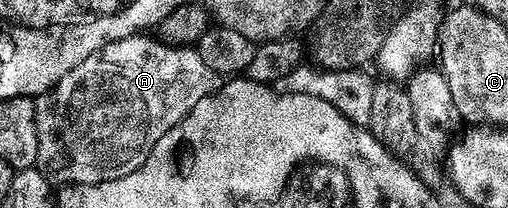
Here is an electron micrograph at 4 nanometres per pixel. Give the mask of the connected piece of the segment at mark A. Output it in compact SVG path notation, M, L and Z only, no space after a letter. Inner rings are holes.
M136 34L107 44L101 51L85 58L85 62L73 66L73 70L58 80L54 88L35 100L37 164L48 180L59 186L78 186L104 184L133 174L133 170L140 168L145 158L149 158L153 146L183 121L201 98L216 91L217 77L205 62L201 62L194 47L172 48L149 37Z

